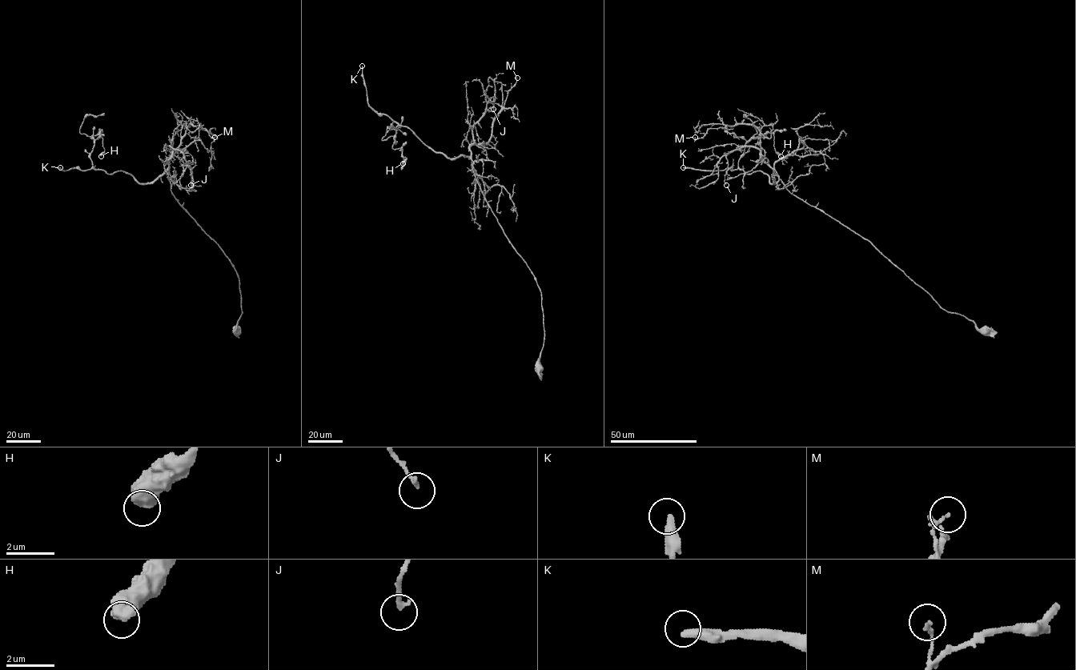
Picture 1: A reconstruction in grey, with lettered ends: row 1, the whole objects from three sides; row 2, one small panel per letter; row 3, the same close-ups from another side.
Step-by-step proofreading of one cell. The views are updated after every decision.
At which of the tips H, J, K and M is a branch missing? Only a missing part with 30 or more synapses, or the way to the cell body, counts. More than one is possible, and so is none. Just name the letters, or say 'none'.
K

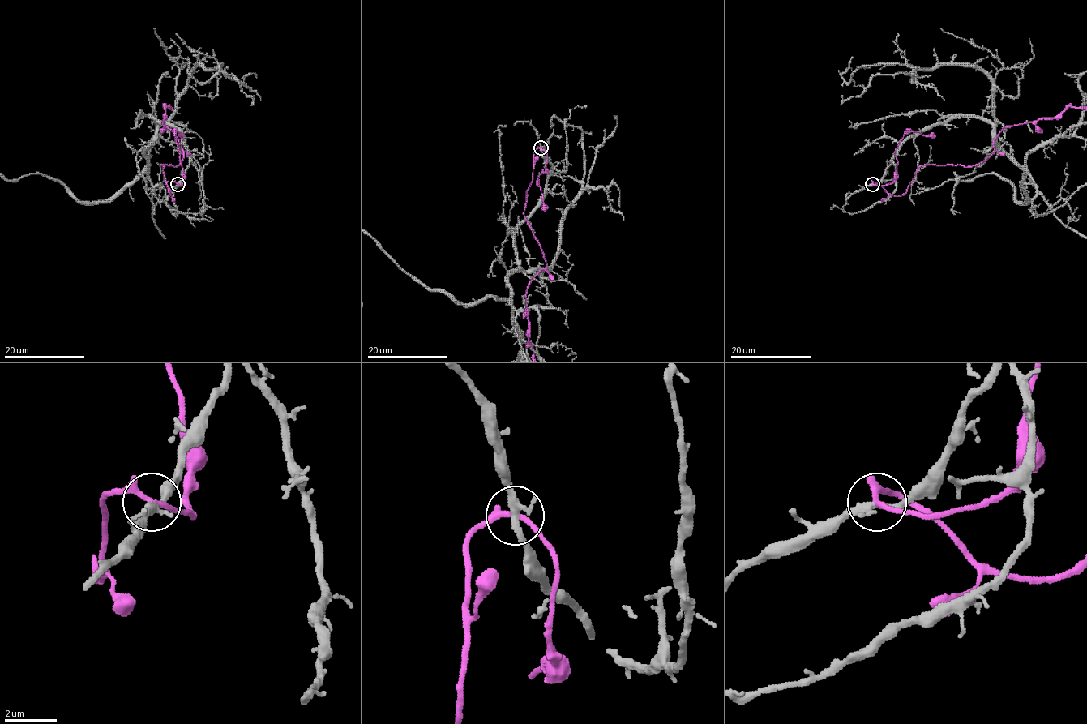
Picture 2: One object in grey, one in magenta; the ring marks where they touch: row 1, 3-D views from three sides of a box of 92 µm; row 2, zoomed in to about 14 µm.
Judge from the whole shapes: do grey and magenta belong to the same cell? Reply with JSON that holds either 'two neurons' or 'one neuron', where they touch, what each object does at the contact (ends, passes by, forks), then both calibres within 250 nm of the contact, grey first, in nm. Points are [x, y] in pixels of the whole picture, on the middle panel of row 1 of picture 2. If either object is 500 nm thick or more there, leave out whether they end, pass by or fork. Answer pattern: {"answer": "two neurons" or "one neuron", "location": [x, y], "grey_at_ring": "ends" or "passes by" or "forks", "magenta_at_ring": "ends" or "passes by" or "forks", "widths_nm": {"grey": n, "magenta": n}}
{"answer": "two neurons", "location": [541, 147], "grey_at_ring": "passes by", "magenta_at_ring": "forks", "widths_nm": {"grey": 280, "magenta": 170}}

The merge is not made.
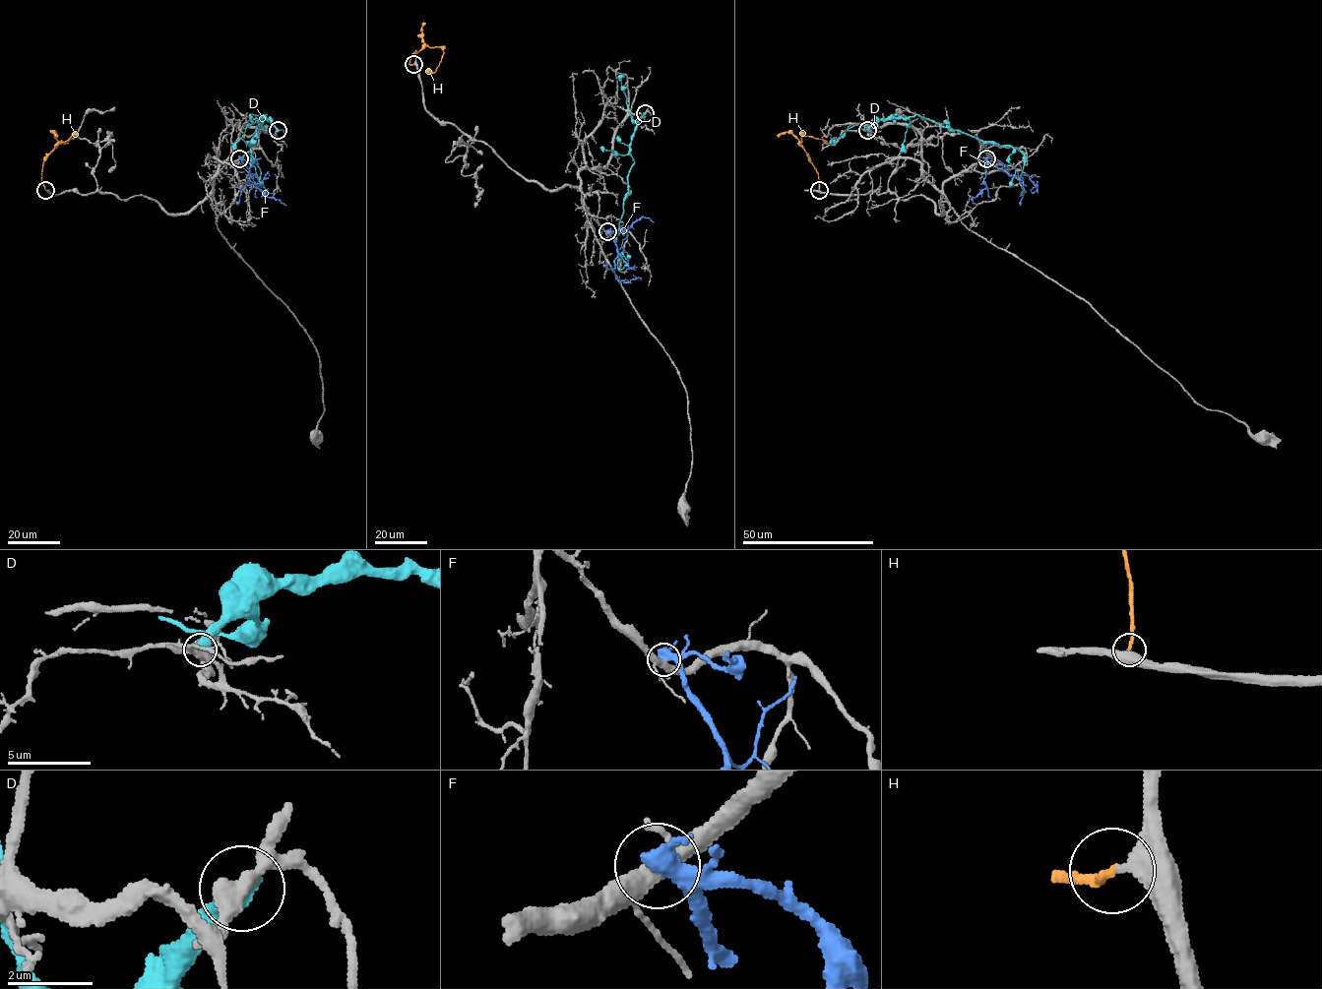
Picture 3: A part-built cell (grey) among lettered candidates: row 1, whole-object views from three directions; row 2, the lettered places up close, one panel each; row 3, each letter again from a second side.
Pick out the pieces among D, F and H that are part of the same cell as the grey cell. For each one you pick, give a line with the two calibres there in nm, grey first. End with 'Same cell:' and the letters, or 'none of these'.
H: 360/170 nm
Same cell: H

